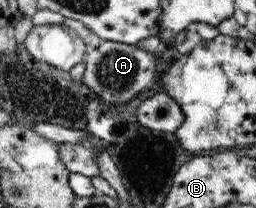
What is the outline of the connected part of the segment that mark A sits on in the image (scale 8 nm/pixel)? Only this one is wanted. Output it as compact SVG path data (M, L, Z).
M102 40L98 48L88 50L85 62L86 71L83 82L113 106L120 106L122 102L136 98L136 94L156 84L154 53L148 53L137 45Z

